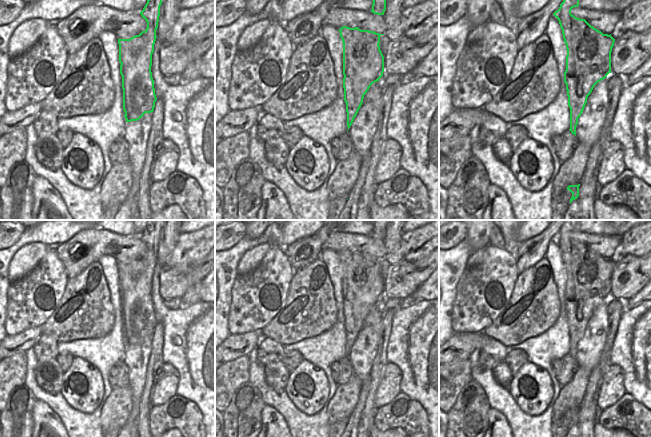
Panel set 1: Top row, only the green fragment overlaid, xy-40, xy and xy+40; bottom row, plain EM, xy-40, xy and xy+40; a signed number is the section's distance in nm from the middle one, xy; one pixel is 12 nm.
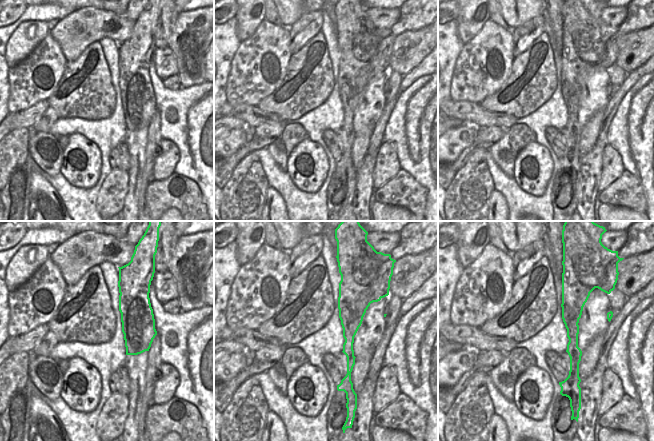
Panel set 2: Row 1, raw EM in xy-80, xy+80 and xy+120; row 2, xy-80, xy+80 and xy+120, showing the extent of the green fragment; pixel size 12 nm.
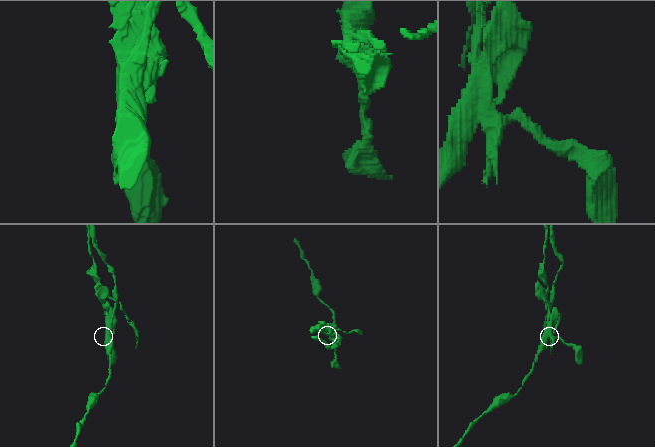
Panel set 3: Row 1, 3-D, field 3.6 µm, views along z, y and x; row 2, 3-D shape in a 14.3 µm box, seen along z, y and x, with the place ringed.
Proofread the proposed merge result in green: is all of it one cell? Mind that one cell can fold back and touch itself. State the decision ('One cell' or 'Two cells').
Two cells.

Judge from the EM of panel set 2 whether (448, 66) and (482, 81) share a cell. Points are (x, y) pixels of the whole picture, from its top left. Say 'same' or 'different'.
different

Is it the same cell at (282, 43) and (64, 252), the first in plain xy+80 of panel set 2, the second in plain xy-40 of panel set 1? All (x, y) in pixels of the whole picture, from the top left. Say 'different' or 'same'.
different

